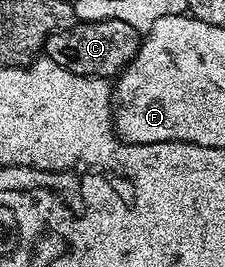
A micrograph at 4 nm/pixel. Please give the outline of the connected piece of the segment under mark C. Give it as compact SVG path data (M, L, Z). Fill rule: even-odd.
M124 20L77 21L72 28L58 30L46 38L44 54L72 73L114 80L122 67L134 58L139 41L140 32L132 28L132 24L124 24Z

